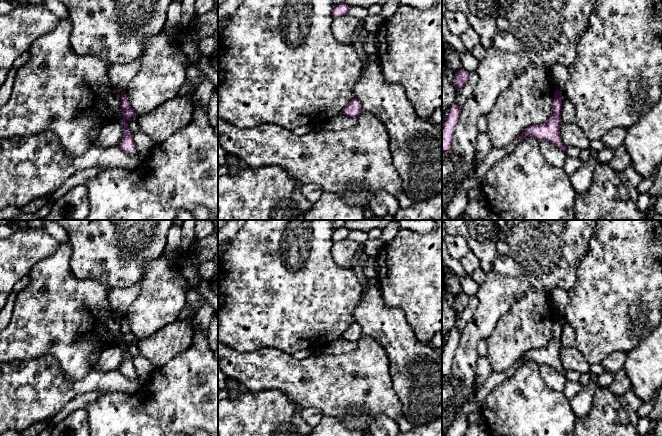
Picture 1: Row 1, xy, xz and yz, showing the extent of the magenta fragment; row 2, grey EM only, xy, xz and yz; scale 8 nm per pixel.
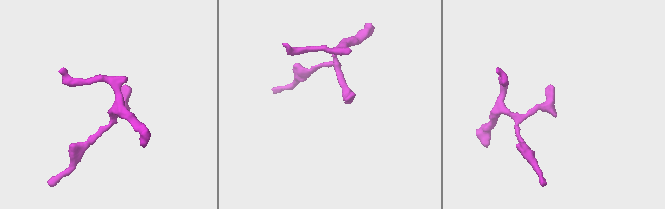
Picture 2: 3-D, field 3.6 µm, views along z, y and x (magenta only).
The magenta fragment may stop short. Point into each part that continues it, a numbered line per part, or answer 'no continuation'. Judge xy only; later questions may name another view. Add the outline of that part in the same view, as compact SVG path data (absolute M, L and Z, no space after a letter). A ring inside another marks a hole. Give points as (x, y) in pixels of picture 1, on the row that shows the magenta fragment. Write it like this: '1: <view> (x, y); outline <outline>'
1: xy (135, 152); outline M137 149L129 152L130 155L138 156L140 161L144 160L147 154L140 153Z

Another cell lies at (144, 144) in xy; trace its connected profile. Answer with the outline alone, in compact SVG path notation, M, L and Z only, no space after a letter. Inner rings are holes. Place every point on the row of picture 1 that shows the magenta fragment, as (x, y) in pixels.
M141 131L135 133L133 135L133 139L134 139L136 149L143 154L149 153L155 145L151 140L151 138Z

